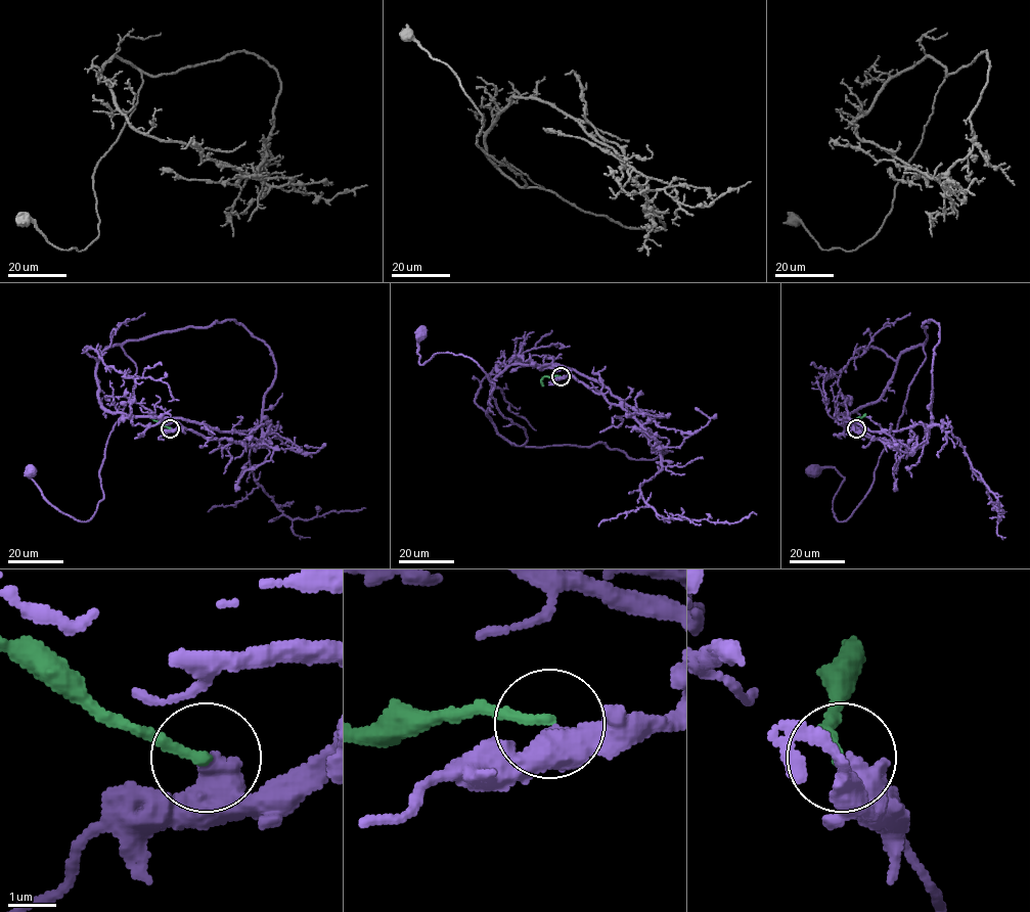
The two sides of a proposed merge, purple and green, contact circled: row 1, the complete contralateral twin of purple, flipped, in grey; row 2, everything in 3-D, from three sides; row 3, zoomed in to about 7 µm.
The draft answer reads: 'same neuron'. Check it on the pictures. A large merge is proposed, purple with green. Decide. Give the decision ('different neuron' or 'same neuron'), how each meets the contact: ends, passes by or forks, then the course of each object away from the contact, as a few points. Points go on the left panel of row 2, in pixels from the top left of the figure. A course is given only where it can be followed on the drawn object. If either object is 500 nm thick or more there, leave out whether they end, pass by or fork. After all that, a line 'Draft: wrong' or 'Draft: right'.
different neuron | purple via (170, 428), (179, 424), (100, 403), (107, 347), (137, 372), (95, 513), (62, 513), (29, 470) | green via (170, 428), (149, 418), (151, 414)
Draft: wrong

